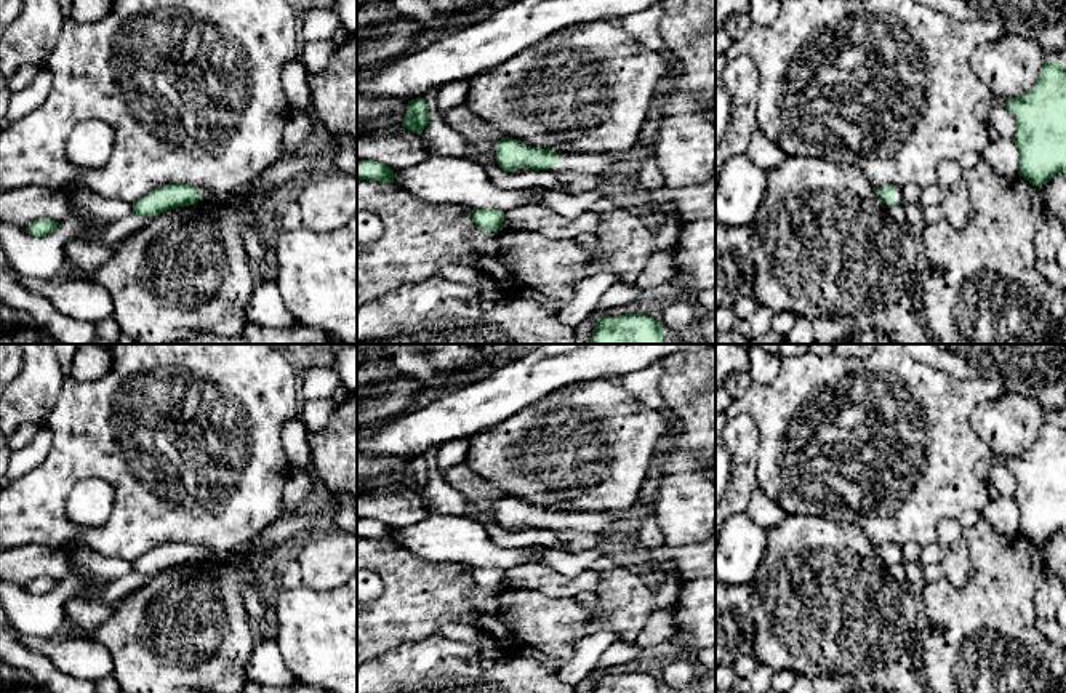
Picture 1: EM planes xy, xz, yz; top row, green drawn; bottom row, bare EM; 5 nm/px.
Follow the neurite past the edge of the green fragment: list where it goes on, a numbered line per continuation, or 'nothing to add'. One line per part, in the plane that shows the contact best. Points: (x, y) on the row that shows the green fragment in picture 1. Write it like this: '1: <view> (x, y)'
1: xz (602, 162)

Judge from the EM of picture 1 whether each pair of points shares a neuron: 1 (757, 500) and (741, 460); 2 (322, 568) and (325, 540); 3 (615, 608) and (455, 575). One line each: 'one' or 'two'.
1: two
2: one
3: one

